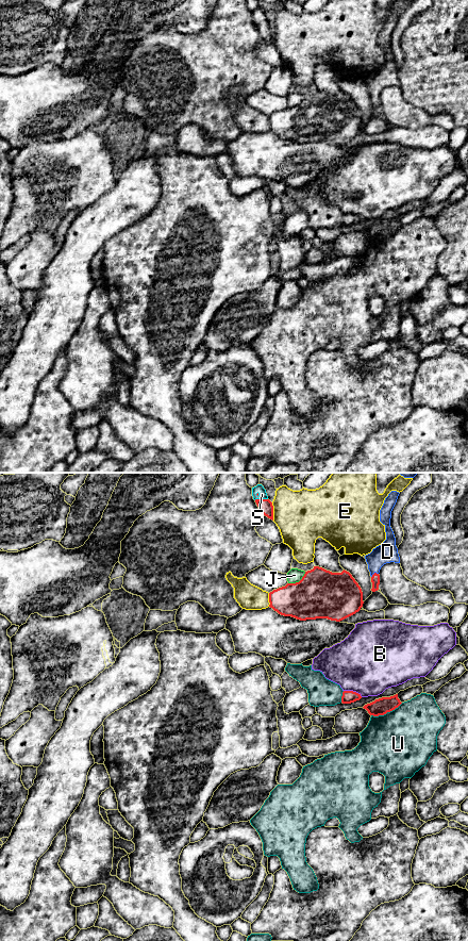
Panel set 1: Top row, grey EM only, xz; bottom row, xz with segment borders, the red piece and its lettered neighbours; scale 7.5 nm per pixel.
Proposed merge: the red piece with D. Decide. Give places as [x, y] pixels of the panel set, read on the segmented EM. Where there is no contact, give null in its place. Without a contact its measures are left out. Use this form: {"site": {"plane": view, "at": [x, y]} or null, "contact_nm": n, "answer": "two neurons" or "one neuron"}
{"site": {"plane": "xz", "at": [373, 574]}, "contact_nm": 70, "answer": "one neuron"}

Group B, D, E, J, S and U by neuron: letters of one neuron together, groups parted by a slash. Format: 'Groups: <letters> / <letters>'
Groups: B / D S / E / J / U

